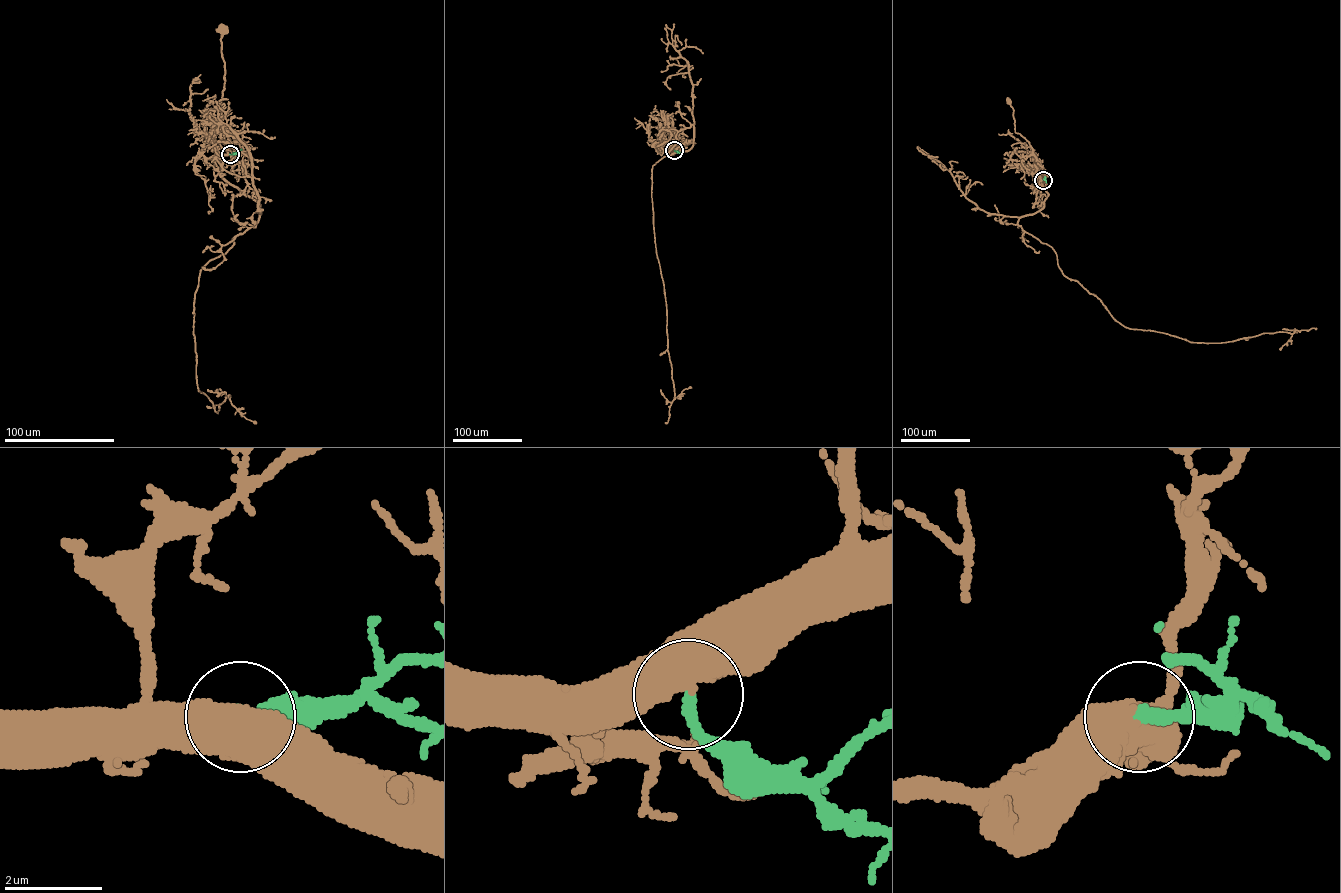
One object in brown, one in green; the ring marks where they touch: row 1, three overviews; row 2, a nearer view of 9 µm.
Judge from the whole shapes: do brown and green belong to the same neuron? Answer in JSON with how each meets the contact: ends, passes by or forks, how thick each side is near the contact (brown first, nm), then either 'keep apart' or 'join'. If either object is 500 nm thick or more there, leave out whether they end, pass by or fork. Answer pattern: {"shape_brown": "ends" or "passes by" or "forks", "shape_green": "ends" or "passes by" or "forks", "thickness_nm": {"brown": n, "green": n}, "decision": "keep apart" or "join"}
{"thickness_nm": {"brown": 750, "green": 260}, "decision": "join"}

